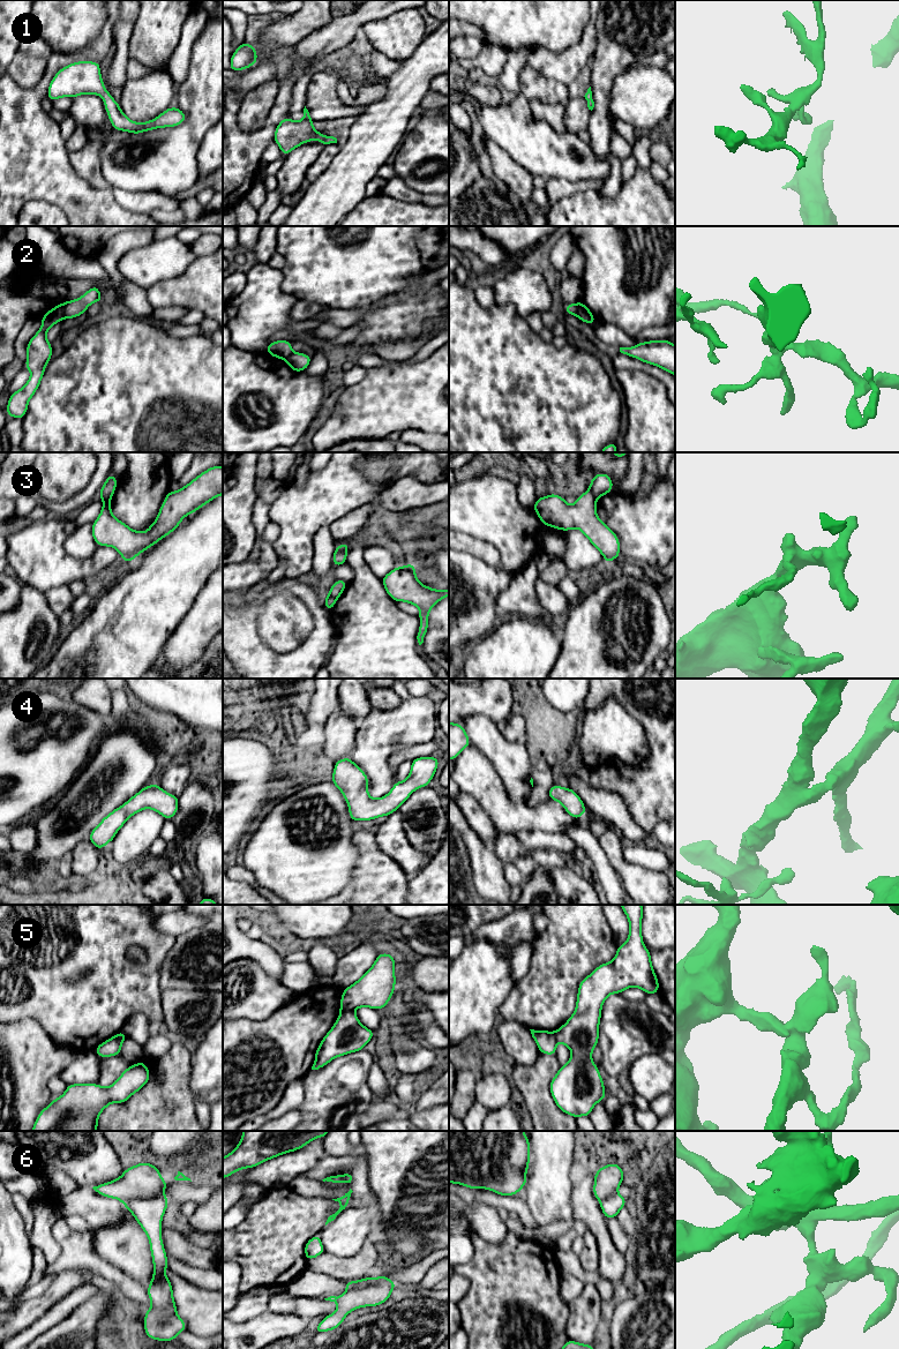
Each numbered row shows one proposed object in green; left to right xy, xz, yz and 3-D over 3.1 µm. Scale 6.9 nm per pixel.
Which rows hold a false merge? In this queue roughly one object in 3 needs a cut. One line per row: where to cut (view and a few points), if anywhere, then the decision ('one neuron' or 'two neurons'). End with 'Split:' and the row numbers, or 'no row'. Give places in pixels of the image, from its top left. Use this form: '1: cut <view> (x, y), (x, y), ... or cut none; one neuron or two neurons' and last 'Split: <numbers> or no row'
1: cut none; one neuron
2: cut xy (61, 304), (65, 317); two neurons
3: cut yz (590, 488), (596, 500); two neurons
4: cut none; one neuron
5: cut xz (352, 1010), (341, 1012); two neurons
6: cut xz (388, 1278), (361, 1281), (346, 1291); two neurons
Split: 2, 3, 5, 6

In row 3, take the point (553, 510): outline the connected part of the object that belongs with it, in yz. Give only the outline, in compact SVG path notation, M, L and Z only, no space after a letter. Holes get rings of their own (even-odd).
M589 489L576 499L574 505L557 494L549 494L537 499L533 510L546 526L561 531L580 530L609 564L621 556L620 540L598 517L595 505L597 500Z

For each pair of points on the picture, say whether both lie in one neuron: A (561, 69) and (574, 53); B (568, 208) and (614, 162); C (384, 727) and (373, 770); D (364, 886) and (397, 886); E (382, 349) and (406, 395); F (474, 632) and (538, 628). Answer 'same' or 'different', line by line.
A: same
B: different
C: same
D: same
E: different
F: different

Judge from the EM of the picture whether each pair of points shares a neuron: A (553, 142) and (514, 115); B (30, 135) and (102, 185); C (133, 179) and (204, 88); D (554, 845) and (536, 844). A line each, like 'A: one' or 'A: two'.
A: one
B: two
C: one
D: one

